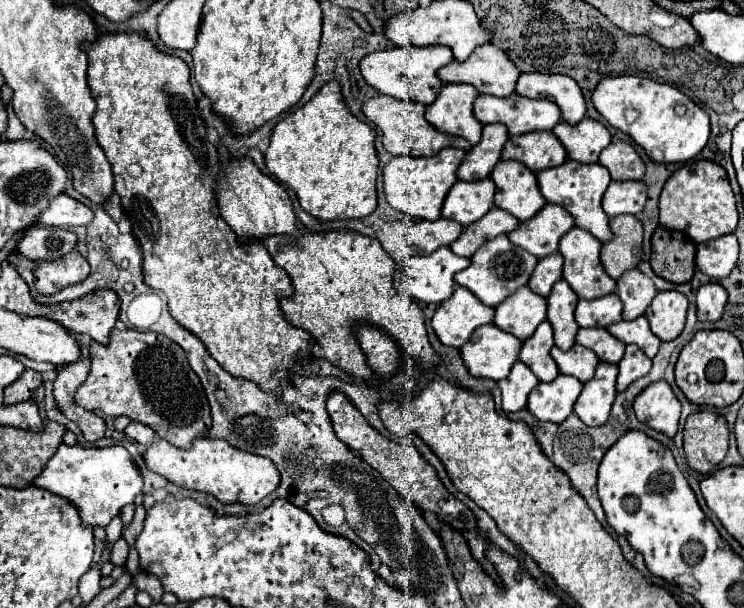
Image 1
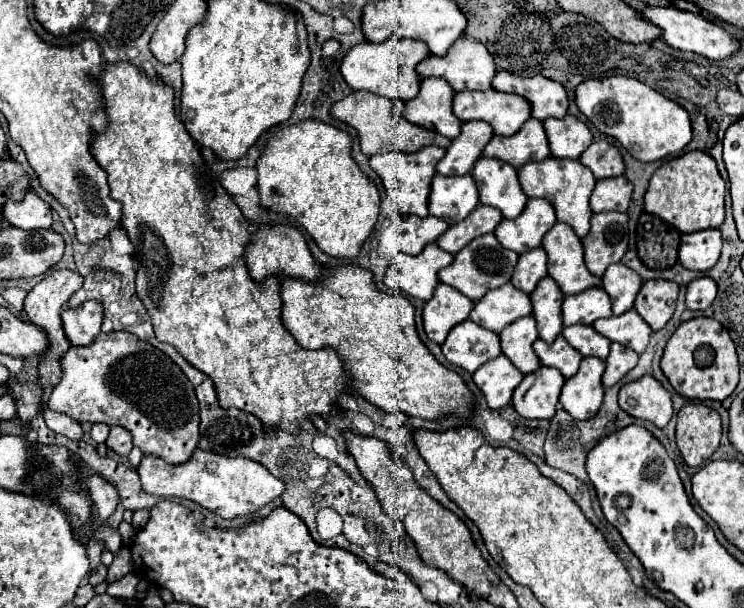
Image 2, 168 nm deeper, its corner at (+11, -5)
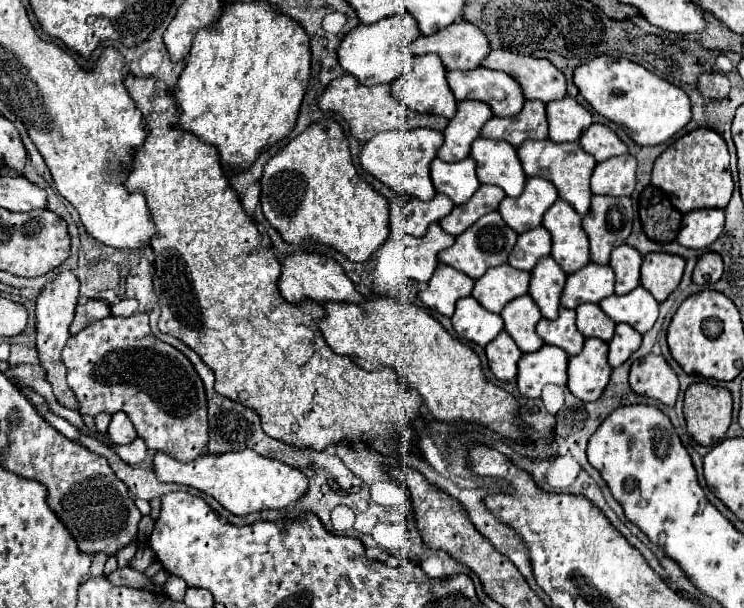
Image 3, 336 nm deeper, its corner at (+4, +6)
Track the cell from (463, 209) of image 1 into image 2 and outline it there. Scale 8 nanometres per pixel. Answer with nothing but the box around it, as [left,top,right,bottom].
[428,175,478,223]

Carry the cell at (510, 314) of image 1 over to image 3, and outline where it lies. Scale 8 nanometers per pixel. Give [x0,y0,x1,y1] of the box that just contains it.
[471,264,531,314]

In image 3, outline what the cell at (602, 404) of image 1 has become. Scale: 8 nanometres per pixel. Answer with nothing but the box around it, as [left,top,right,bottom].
[567,338,611,402]

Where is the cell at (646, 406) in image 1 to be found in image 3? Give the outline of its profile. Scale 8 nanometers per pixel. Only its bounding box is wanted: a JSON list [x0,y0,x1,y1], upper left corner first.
[629,352,679,406]

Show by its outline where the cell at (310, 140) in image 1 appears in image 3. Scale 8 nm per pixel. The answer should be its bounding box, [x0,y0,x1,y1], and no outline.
[261,120,389,262]

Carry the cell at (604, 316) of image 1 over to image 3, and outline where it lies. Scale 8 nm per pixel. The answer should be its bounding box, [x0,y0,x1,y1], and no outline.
[561,262,615,308]

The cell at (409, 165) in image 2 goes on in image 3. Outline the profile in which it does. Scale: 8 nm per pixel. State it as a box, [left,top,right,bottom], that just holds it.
[359,128,443,200]

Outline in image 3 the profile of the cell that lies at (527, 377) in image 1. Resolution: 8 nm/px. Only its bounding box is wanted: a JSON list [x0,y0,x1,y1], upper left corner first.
[485,330,523,382]

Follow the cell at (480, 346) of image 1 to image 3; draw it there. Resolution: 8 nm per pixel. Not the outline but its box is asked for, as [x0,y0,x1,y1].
[451,296,503,346]

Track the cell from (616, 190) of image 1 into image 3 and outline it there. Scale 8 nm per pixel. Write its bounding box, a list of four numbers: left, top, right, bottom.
[591,154,637,196]

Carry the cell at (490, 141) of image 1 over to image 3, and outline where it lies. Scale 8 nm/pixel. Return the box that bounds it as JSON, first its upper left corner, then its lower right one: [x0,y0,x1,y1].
[437,100,493,162]

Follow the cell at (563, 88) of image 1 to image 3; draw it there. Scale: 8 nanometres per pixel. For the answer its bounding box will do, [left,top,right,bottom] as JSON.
[483,48,567,102]

